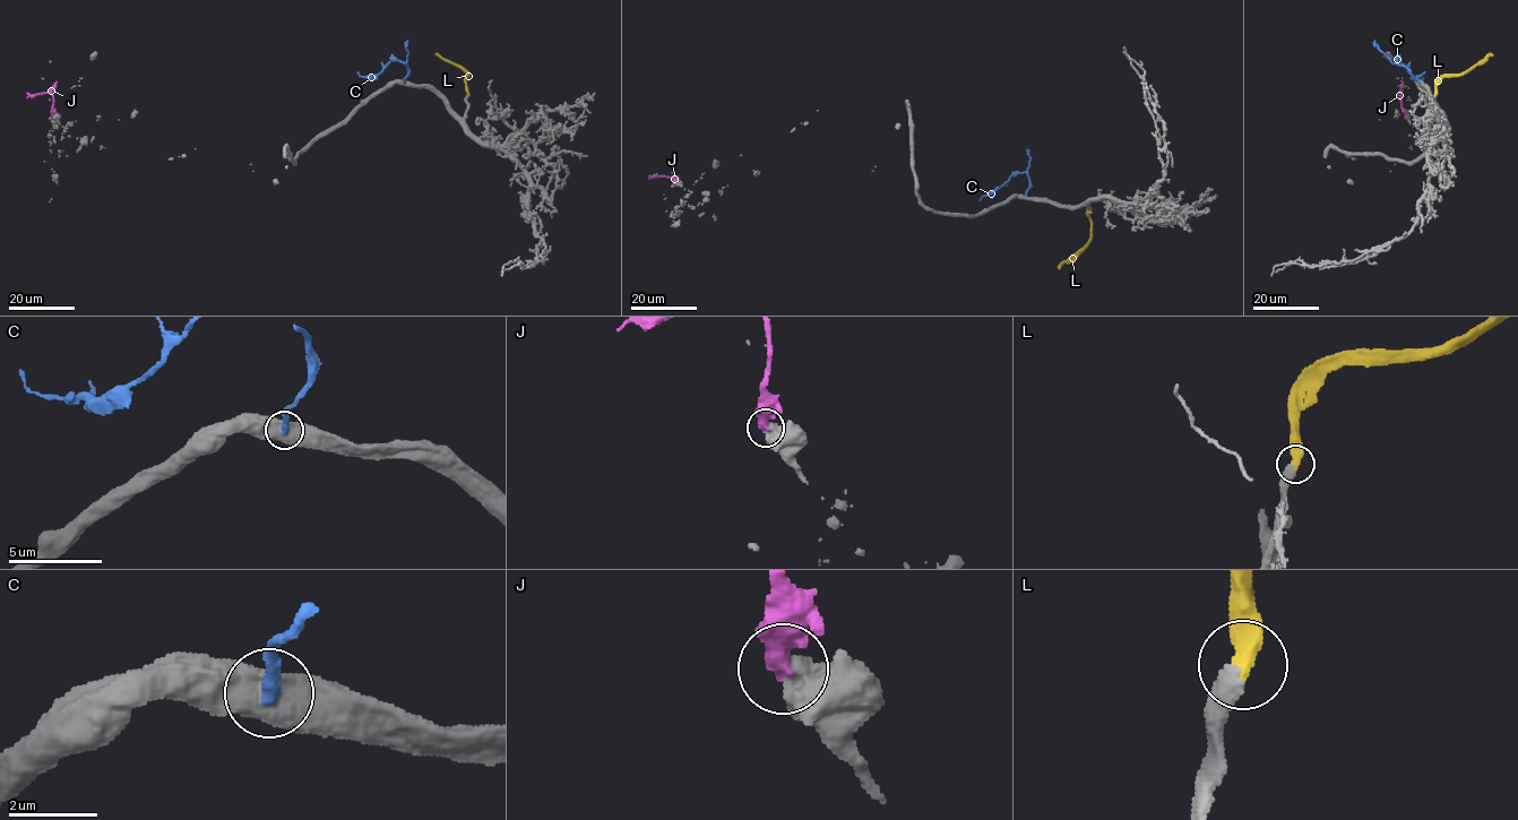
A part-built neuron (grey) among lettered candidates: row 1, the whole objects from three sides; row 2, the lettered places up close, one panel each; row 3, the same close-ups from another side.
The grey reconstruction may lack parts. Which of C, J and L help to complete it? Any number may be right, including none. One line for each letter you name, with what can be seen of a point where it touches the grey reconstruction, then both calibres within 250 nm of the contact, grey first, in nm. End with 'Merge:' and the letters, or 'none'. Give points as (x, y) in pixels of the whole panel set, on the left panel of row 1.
L: meets grey at (468, 94); 340 nm thick on the grey side, 440 nm on the other
Merge: L

